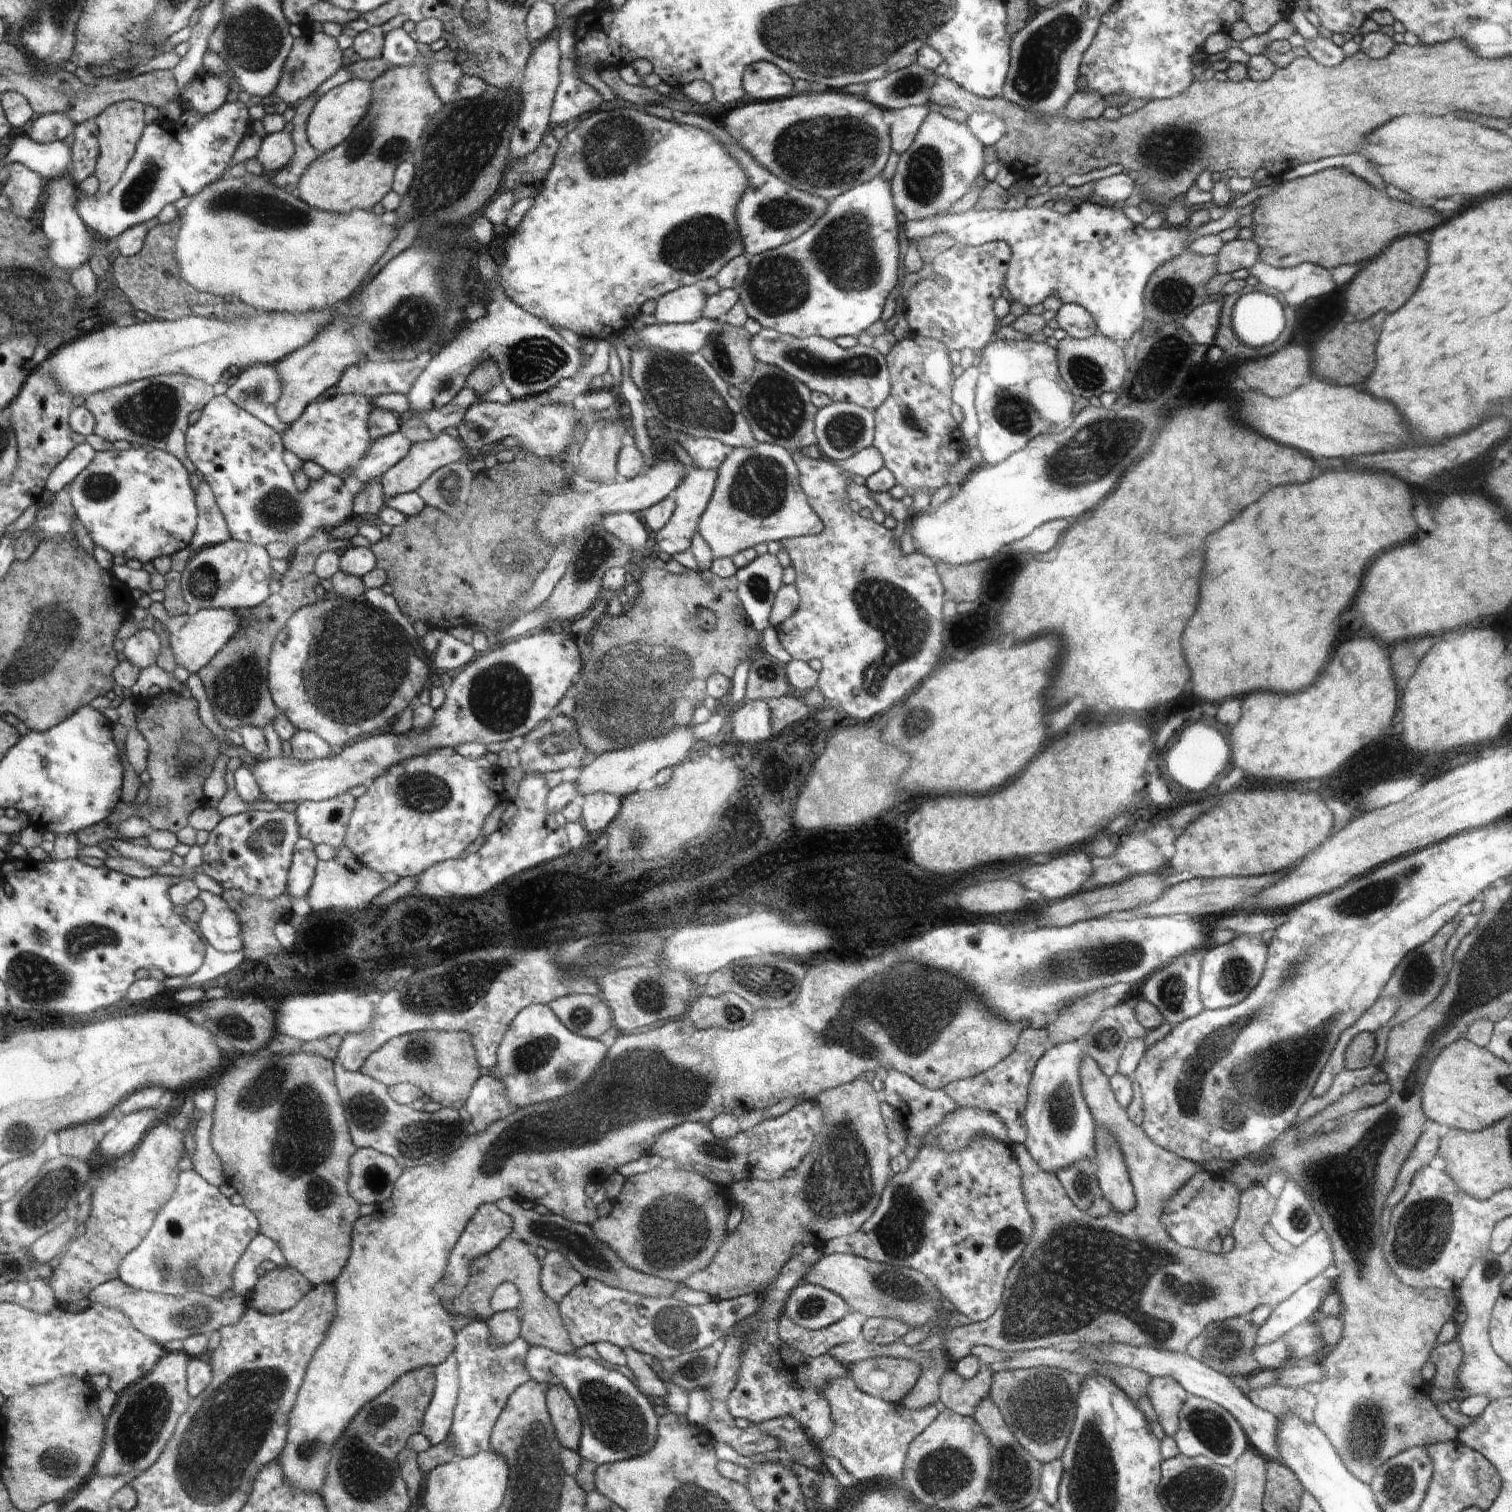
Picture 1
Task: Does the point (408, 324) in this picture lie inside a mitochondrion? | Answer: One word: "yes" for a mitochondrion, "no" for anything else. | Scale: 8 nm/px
yes

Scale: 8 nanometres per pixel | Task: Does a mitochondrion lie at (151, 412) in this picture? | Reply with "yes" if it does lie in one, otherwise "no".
yes

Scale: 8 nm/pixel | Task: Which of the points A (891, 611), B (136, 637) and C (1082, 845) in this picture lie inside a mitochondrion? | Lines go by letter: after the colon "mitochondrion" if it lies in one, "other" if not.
A: mitochondrion
B: other
C: other

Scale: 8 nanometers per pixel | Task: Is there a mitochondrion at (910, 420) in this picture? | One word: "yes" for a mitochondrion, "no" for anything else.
yes

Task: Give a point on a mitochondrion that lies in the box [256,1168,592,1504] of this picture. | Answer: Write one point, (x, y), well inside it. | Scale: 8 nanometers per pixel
(364, 1475)

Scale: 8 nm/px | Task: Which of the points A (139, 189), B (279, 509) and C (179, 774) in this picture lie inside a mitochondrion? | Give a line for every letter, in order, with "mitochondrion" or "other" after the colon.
A: mitochondrion
B: mitochondrion
C: mitochondrion

